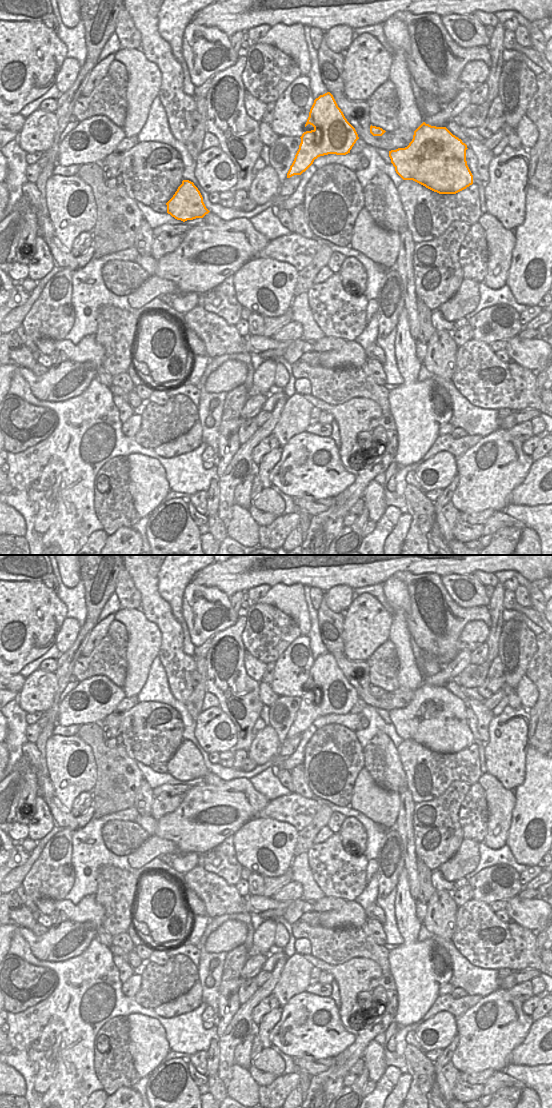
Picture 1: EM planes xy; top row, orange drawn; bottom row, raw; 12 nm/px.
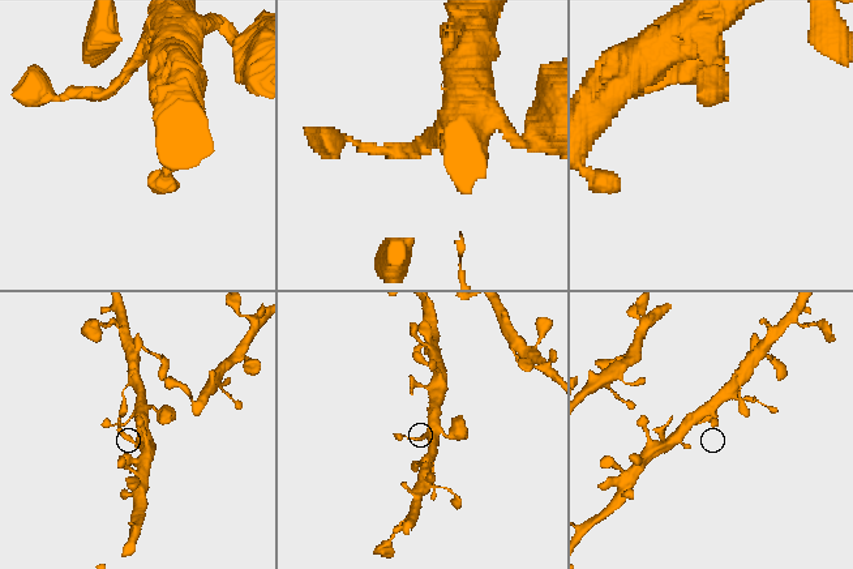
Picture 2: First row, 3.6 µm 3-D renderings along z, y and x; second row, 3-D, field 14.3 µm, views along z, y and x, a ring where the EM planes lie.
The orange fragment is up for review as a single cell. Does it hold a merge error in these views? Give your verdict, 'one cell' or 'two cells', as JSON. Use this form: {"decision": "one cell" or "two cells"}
{"decision": "one cell"}

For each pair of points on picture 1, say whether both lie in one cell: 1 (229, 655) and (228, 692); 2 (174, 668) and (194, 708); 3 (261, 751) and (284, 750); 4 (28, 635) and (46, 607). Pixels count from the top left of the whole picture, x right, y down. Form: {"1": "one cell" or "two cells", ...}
{"1": "one cell", "2": "two cells", "3": "two cells", "4": "one cell"}

